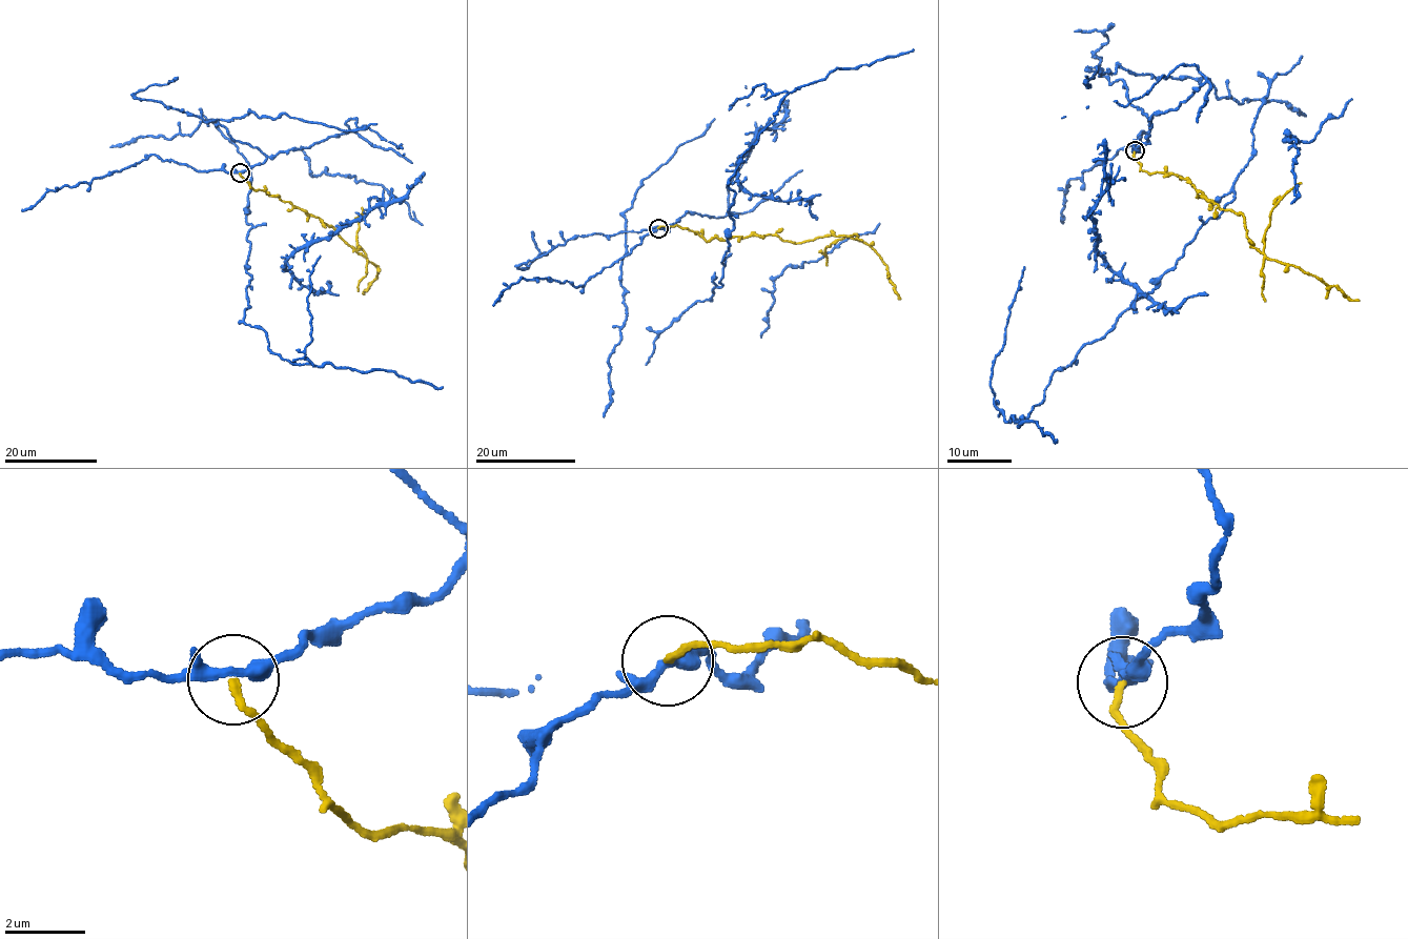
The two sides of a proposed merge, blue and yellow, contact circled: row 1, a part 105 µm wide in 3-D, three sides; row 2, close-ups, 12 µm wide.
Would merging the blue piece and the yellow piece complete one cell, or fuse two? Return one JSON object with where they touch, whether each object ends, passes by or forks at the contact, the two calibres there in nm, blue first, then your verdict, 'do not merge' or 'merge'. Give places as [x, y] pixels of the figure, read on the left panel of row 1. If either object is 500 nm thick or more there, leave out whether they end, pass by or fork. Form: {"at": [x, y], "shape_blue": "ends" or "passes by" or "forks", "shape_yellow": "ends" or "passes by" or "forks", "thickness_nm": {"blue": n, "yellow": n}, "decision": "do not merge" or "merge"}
{"at": [240, 172], "shape_blue": "forks", "shape_yellow": "ends", "thickness_nm": {"blue": 240, "yellow": 160}, "decision": "do not merge"}

